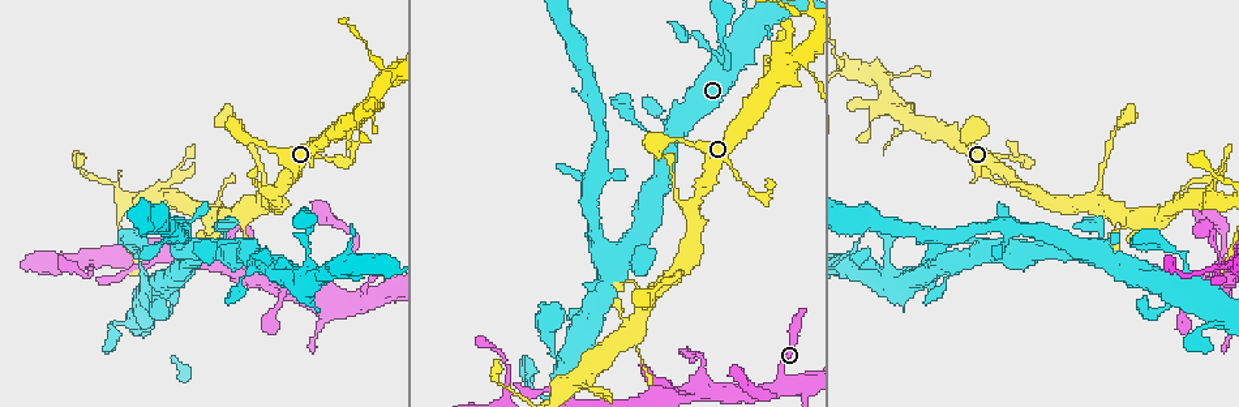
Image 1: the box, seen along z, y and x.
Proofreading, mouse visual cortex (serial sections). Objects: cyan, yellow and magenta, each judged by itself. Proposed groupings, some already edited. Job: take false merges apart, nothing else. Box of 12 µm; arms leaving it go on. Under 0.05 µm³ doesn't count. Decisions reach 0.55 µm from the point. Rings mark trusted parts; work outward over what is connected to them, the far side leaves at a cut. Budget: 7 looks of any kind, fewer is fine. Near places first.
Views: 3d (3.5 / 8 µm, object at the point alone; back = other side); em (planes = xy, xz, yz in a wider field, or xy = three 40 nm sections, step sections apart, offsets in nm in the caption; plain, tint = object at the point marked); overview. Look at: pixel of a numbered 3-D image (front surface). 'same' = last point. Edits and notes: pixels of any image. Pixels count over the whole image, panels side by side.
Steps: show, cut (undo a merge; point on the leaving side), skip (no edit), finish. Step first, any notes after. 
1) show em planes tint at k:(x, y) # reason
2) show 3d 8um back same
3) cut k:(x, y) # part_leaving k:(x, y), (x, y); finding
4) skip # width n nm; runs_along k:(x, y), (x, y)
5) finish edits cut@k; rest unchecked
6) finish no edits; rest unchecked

show 3d 3.5um at 1:(310, 232) # sharp bend

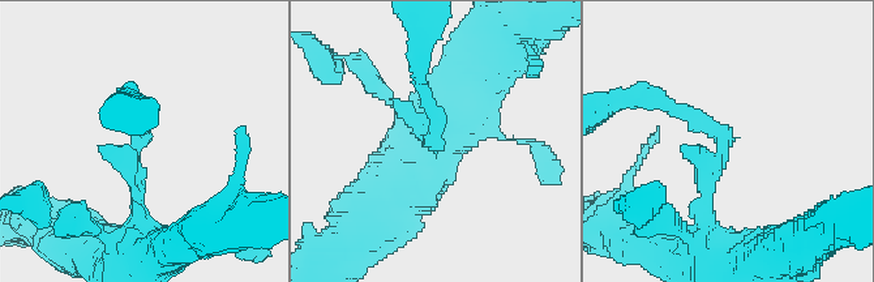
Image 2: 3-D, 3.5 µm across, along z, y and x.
skip # runs_along 2:(705, 219), (725, 139), (655, 94); all the same cell

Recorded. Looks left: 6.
show 3d 8um at 1:(567, 357) # sudden change in width

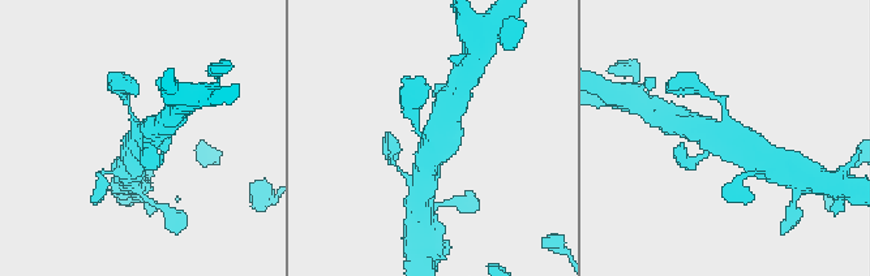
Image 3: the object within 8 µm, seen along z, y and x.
show 3d 3.5um at 3:(139, 128) # closer look

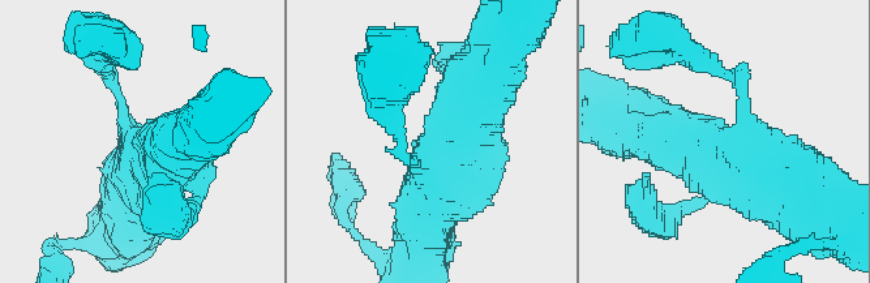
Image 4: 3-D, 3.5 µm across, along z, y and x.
show em xy step 3 tint at 4:(429, 154)

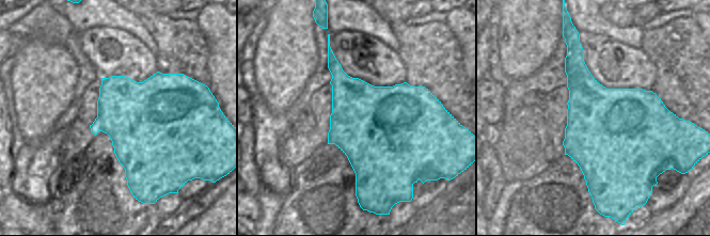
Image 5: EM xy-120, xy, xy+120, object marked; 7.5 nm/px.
skip # continuous, no second cell

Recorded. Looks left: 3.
show 3d 3.5um at 1:(581, 383)

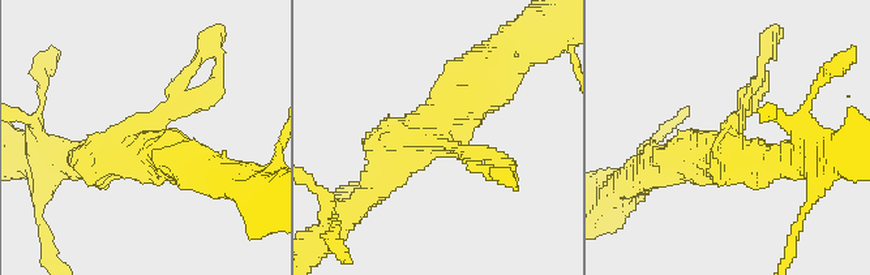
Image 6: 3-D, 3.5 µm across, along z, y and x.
show em planes tint at 6:(440, 139) # shape alone is not enough

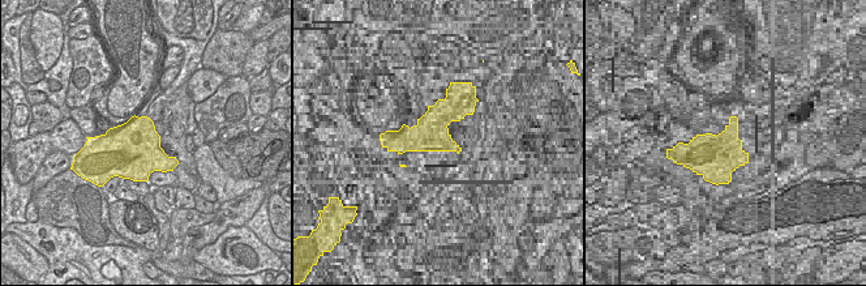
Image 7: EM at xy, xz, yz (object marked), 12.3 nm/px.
skip # runs_along 6:(489, 65), (369, 192); all the same cell

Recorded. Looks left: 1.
finish no edits; rest unchecked

